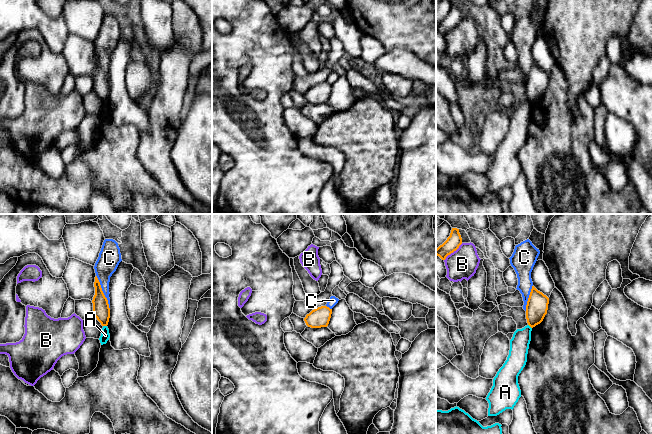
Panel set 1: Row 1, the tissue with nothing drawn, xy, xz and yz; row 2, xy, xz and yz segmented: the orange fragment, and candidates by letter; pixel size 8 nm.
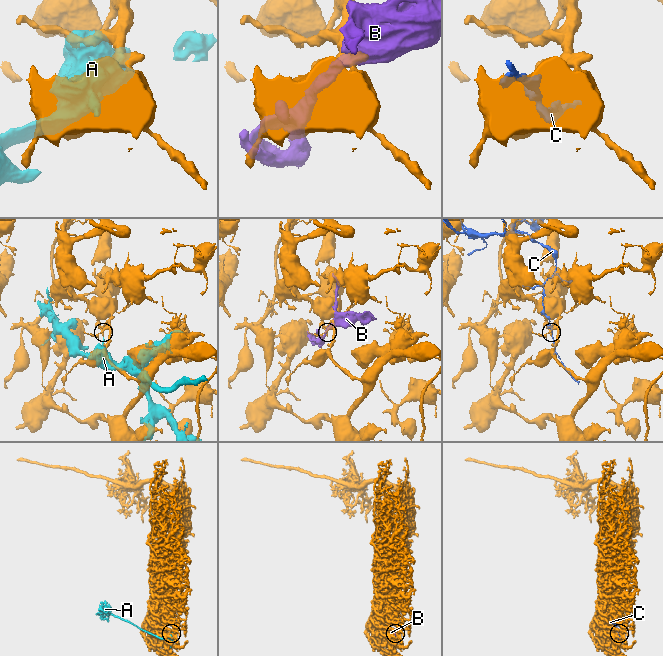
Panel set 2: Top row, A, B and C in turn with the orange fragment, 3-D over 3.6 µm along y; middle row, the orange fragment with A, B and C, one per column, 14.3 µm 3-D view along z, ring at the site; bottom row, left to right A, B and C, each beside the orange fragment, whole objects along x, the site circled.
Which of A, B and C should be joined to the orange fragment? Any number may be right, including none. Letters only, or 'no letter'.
no letter

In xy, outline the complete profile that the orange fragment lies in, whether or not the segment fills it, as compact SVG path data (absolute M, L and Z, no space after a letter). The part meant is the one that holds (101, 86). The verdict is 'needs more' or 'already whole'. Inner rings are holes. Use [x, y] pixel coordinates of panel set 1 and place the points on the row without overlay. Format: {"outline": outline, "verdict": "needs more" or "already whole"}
{"outline": "M95 53L94 58L95 63L95 71L93 73L93 91L97 94L97 96L101 99L102 102L107 102L110 94L110 84L108 80L108 76L105 73L100 58Z", "verdict": "already whole"}

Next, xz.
{"outline": "M321 82L312 86L306 91L304 97L308 103L321 104L327 103L331 94L332 85L327 82Z", "verdict": "already whole"}

